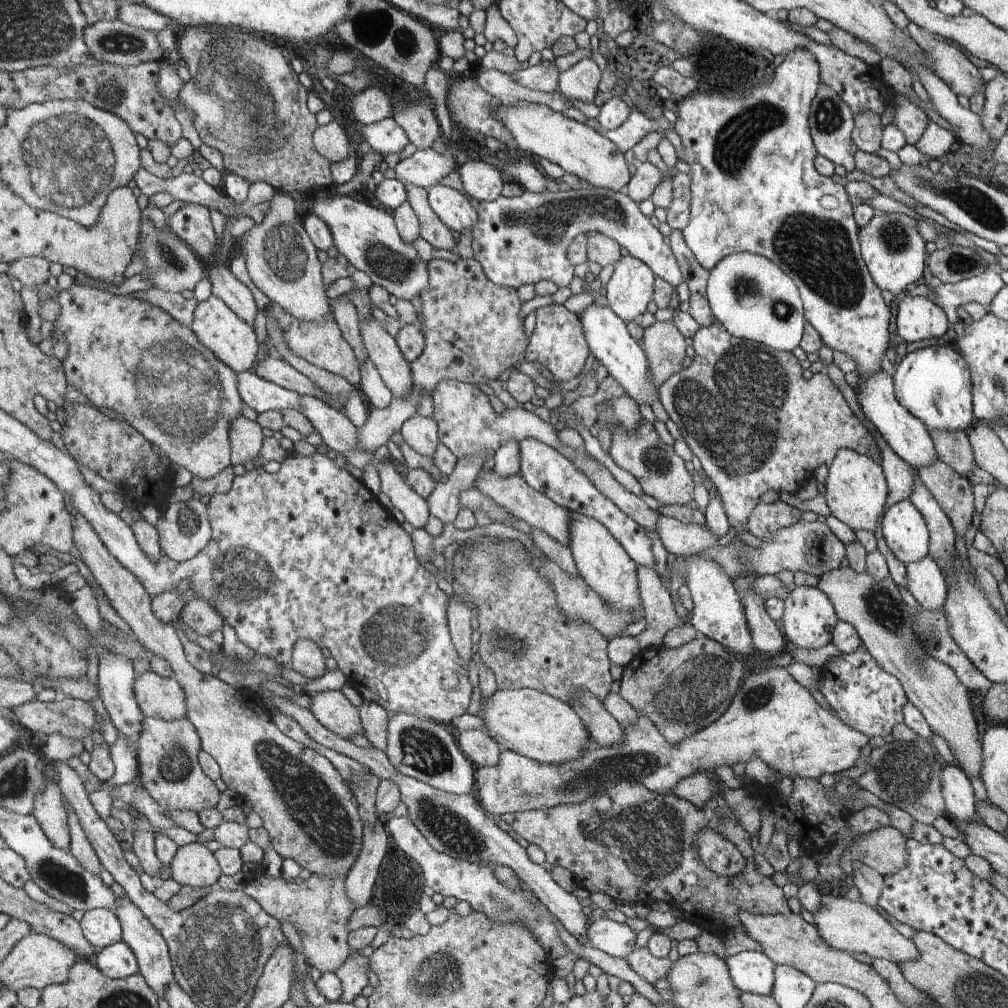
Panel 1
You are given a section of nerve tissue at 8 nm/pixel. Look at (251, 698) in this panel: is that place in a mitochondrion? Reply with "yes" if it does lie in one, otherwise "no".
no

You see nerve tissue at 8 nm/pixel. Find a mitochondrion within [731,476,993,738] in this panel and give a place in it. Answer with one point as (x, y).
(881, 605)

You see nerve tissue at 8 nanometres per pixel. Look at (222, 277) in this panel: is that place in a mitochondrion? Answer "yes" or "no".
no

